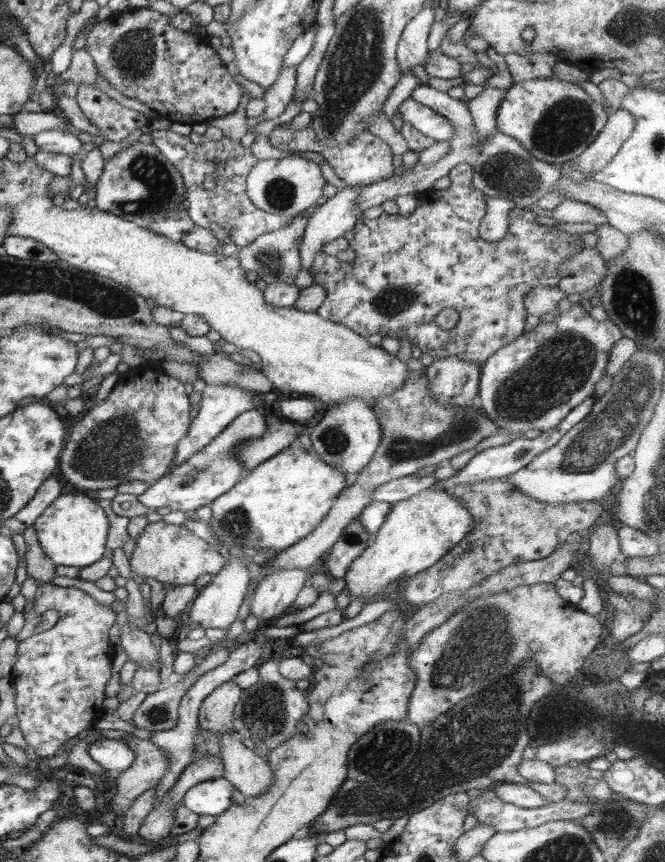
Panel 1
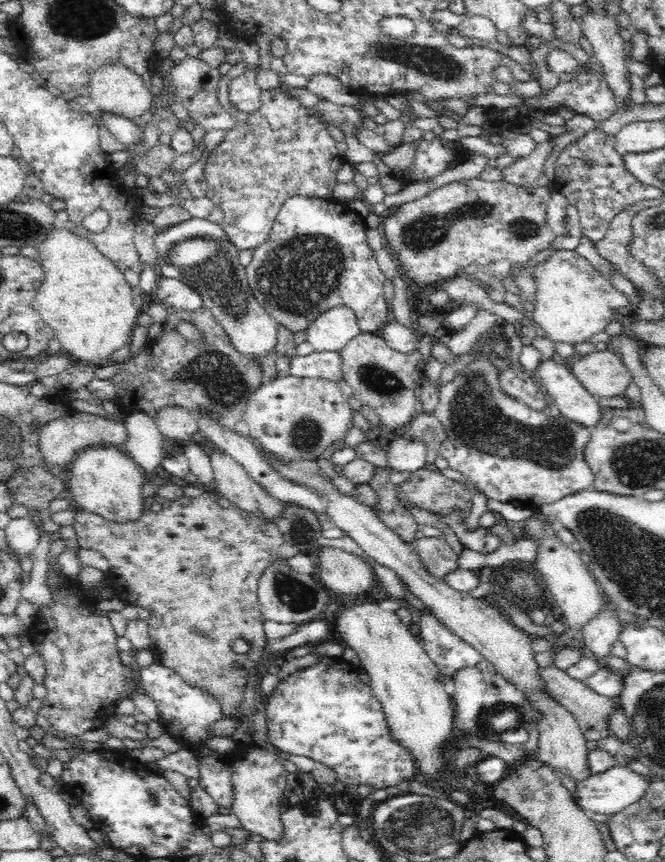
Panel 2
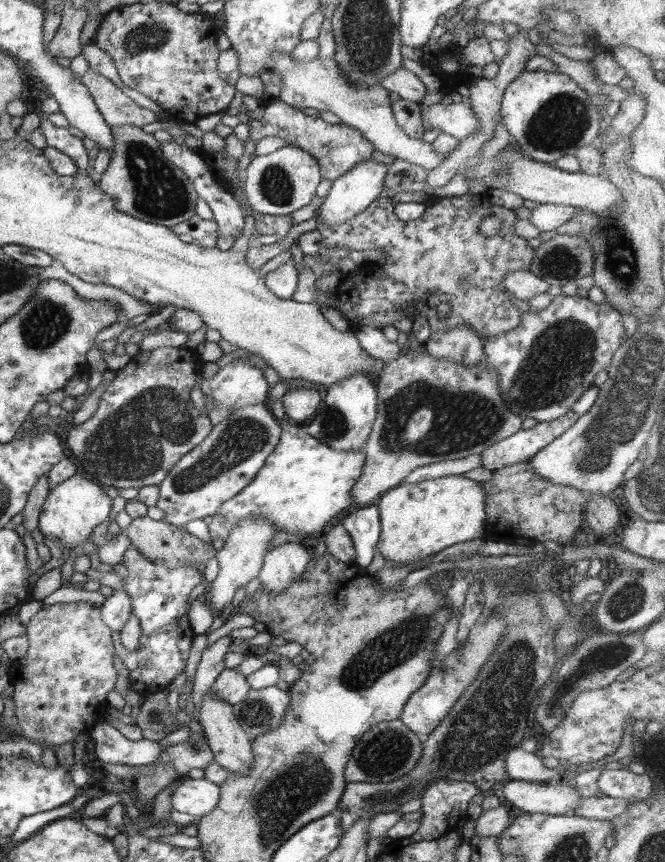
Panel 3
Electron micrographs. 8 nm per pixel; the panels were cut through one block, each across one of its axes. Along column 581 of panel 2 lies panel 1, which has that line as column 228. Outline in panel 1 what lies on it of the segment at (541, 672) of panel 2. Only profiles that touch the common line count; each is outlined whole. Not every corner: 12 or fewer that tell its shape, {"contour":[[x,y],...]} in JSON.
{"contour":[[228,681],[214,689],[198,712],[199,727],[234,731],[233,710],[243,688]]}

